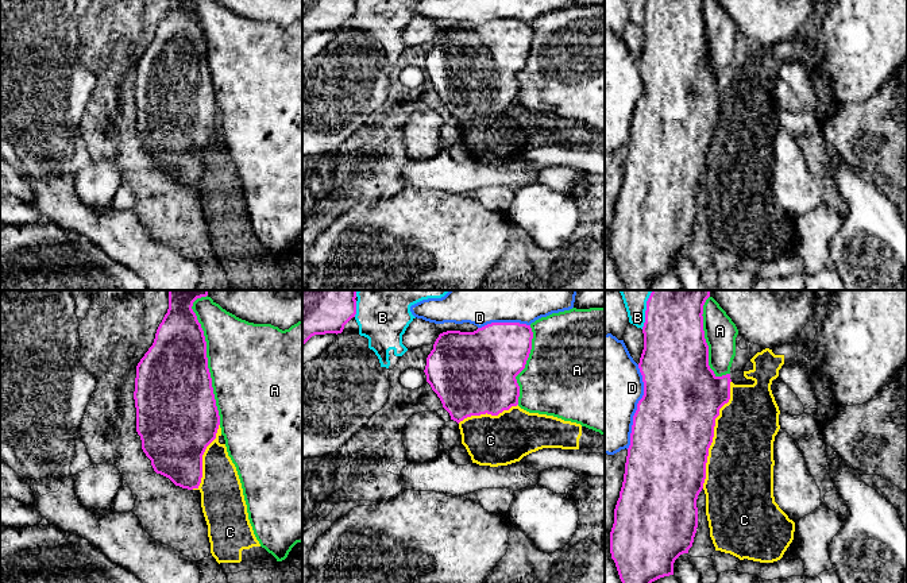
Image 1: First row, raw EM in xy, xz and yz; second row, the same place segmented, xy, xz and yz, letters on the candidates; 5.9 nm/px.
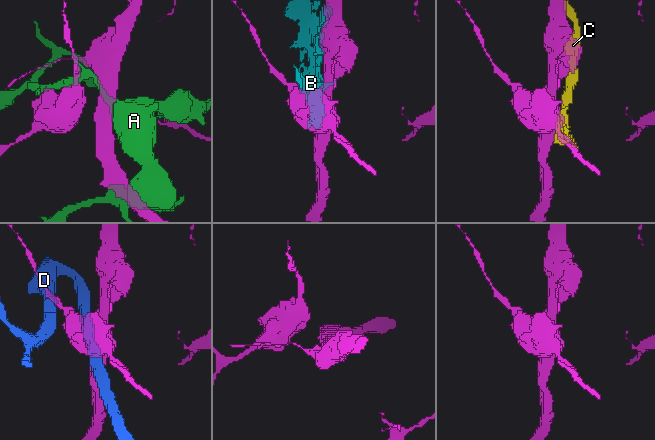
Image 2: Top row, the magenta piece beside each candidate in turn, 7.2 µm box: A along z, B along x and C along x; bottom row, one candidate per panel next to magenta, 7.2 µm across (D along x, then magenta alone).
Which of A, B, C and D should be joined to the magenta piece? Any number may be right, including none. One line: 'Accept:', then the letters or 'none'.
Accept: none

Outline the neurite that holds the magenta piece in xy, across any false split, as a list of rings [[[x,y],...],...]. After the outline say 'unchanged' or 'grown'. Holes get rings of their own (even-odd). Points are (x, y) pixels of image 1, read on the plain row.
[[[169,0],[167,11],[157,27],[153,43],[136,63],[134,89],[136,130],[142,138],[143,150],[151,158],[157,171],[188,188],[198,186],[202,175],[202,152],[207,144],[216,136],[220,123],[208,66],[207,39],[192,4],[193,0]]]; unchanged

